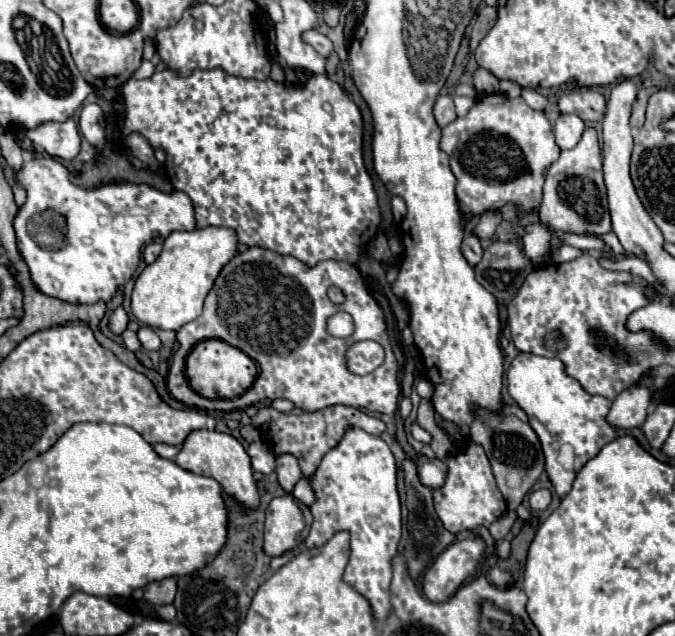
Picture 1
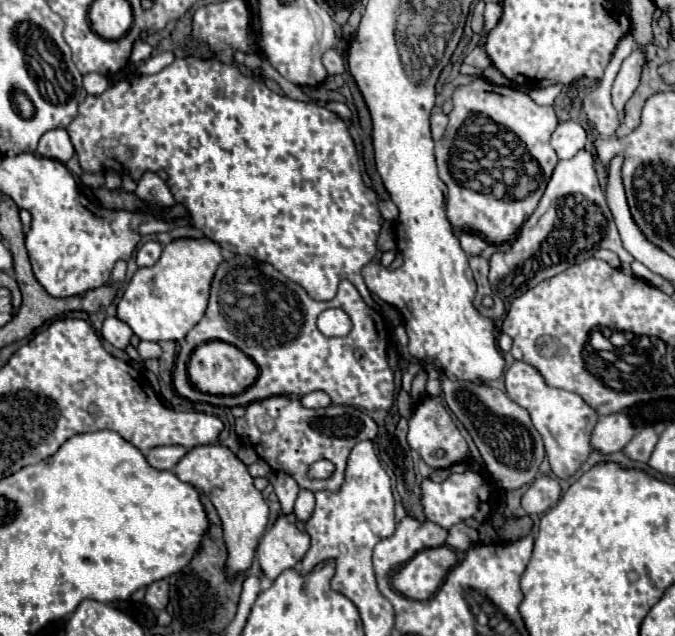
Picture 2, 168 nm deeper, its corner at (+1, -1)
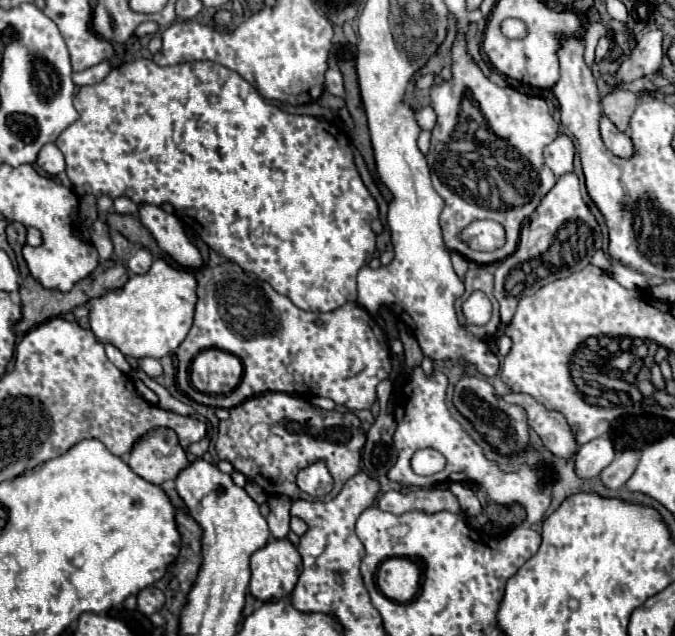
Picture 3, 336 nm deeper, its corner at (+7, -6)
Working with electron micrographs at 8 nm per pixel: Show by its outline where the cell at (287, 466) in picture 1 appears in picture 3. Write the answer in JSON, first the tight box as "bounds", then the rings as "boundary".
{"bounds":[267,497,291,539],"boundary":[[[269,497],[269,515],[267,515],[267,523],[271,529],[271,535],[275,539],[283,539],[289,533],[289,505],[291,499],[289,497]]]}

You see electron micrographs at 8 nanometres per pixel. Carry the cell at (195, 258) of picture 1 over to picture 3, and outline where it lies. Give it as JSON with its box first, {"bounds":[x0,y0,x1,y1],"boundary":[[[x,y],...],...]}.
{"bounds":[89,257,197,359],"boundary":[[[159,257],[155,259],[155,263],[145,275],[133,275],[121,289],[89,301],[89,323],[91,323],[91,331],[101,343],[113,343],[117,349],[121,349],[123,355],[131,355],[135,359],[141,359],[141,357],[161,359],[163,355],[173,353],[179,347],[179,343],[185,339],[185,335],[189,333],[193,325],[195,303],[197,303],[195,273],[187,269],[177,269],[169,261]]]}

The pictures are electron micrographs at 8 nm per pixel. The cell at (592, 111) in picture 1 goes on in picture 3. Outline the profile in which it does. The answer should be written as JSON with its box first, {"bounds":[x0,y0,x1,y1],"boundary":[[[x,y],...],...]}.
{"bounds":[601,115,633,157],"boundary":[[[601,115],[601,139],[605,141],[607,149],[613,151],[617,157],[631,157],[633,155],[633,141],[621,133],[611,121],[609,117]]]}

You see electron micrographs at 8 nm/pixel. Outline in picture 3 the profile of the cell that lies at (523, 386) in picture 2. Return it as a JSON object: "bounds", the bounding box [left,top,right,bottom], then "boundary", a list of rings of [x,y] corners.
{"bounds":[503,391,577,459],"boundary":[[[509,391],[507,395],[503,395],[503,399],[507,403],[521,405],[527,411],[529,427],[541,437],[545,449],[549,449],[555,457],[571,459],[577,453],[577,439],[573,437],[573,431],[569,429],[563,413],[557,413],[555,409],[545,409],[545,405],[533,401],[533,397],[525,393]]]}

